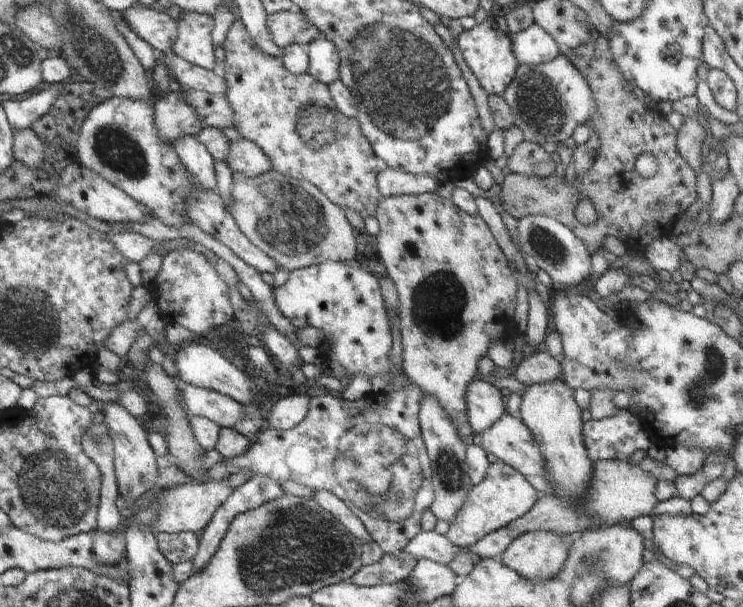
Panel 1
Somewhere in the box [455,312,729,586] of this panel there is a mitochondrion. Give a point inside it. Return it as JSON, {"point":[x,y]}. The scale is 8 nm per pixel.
{"point":[697,392]}

